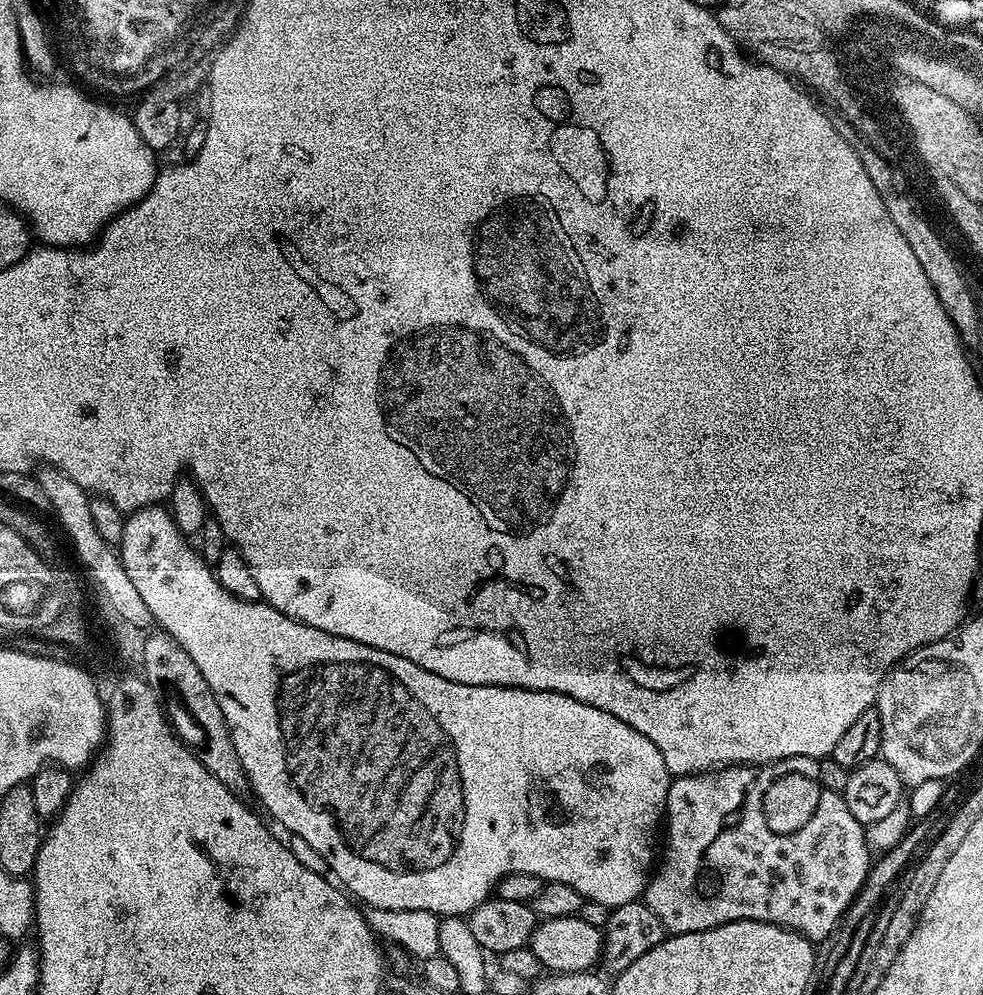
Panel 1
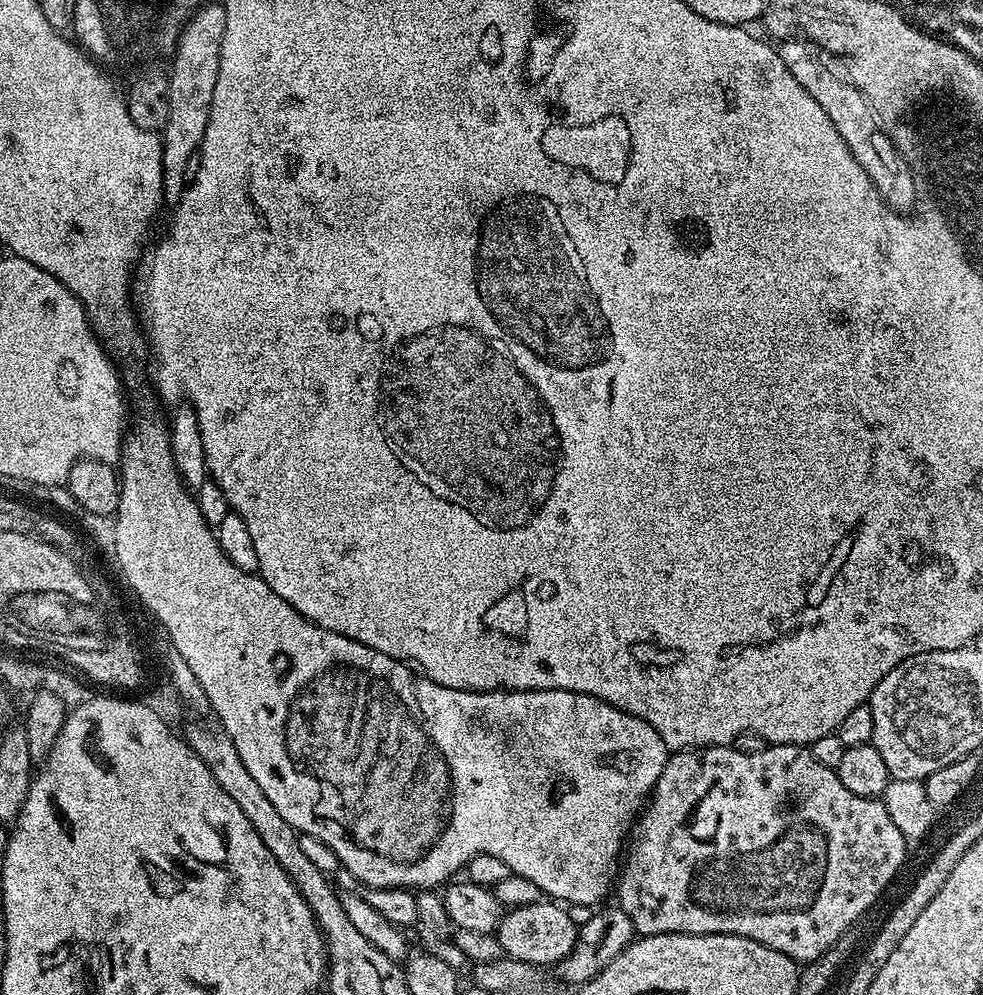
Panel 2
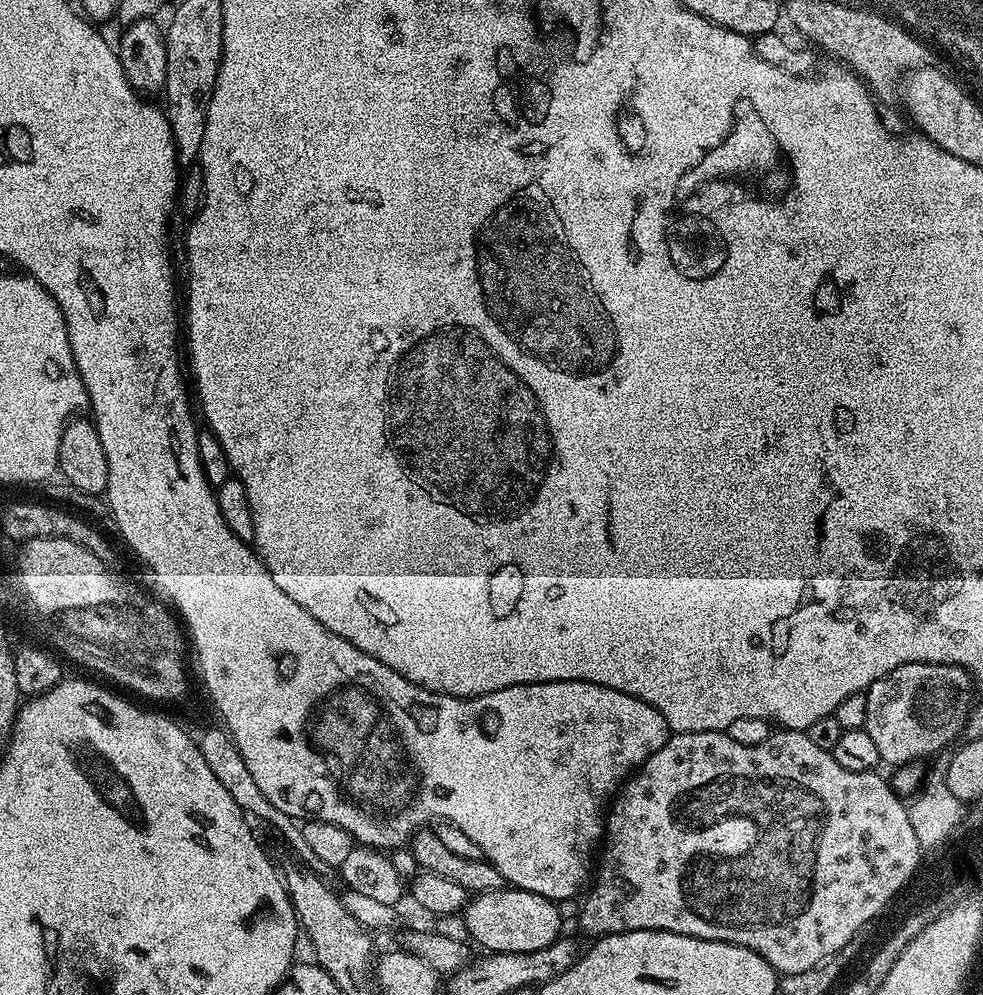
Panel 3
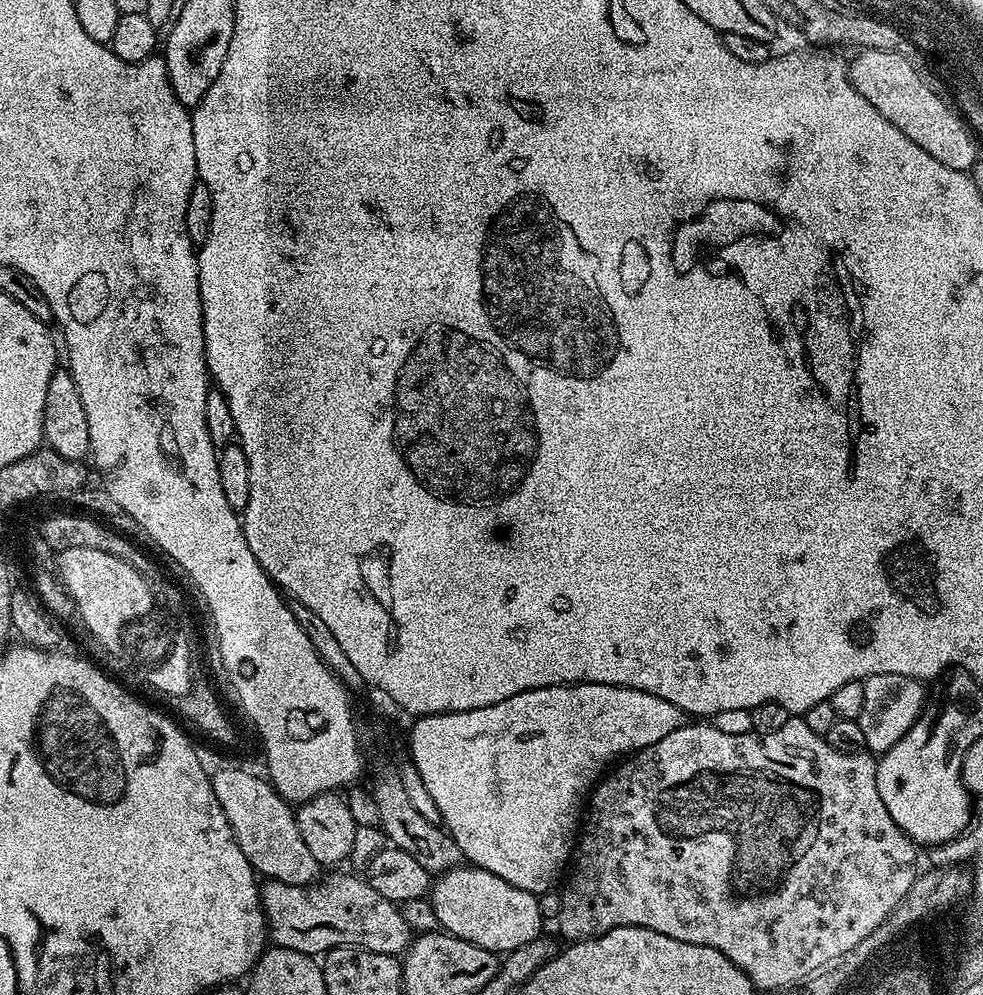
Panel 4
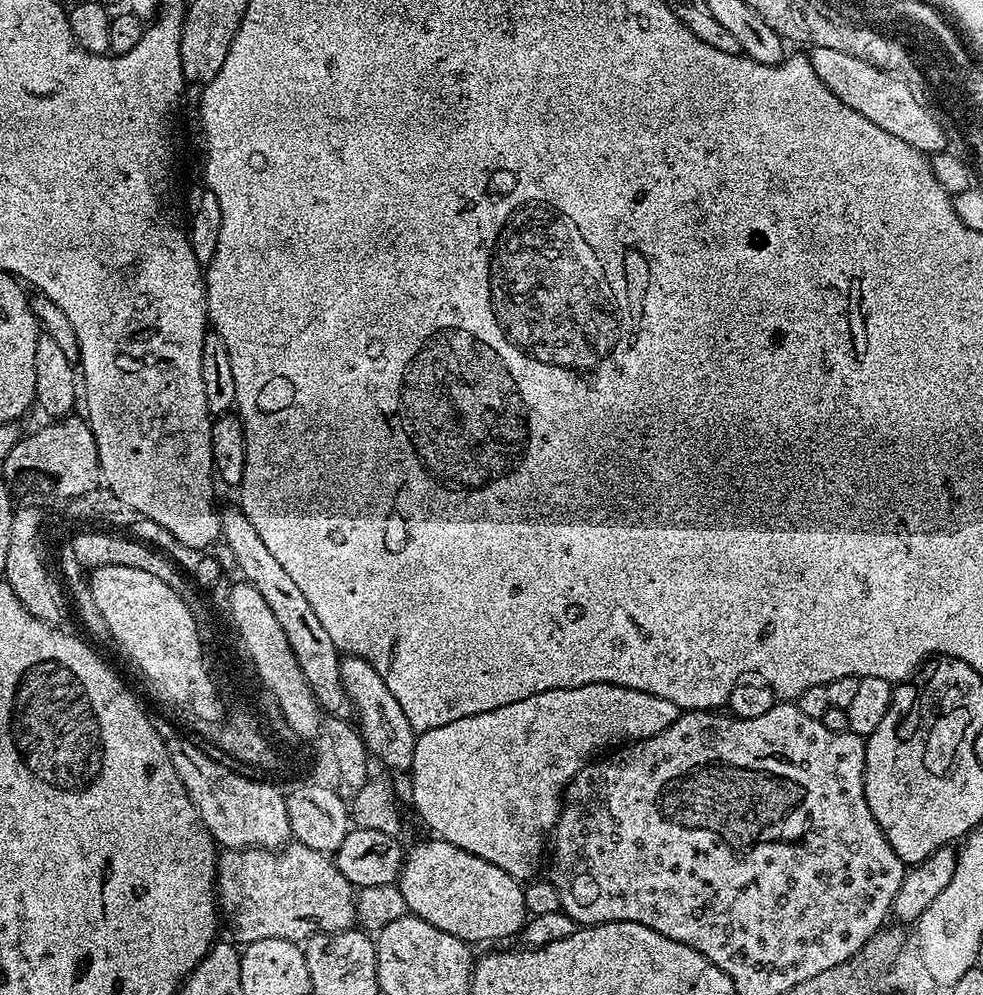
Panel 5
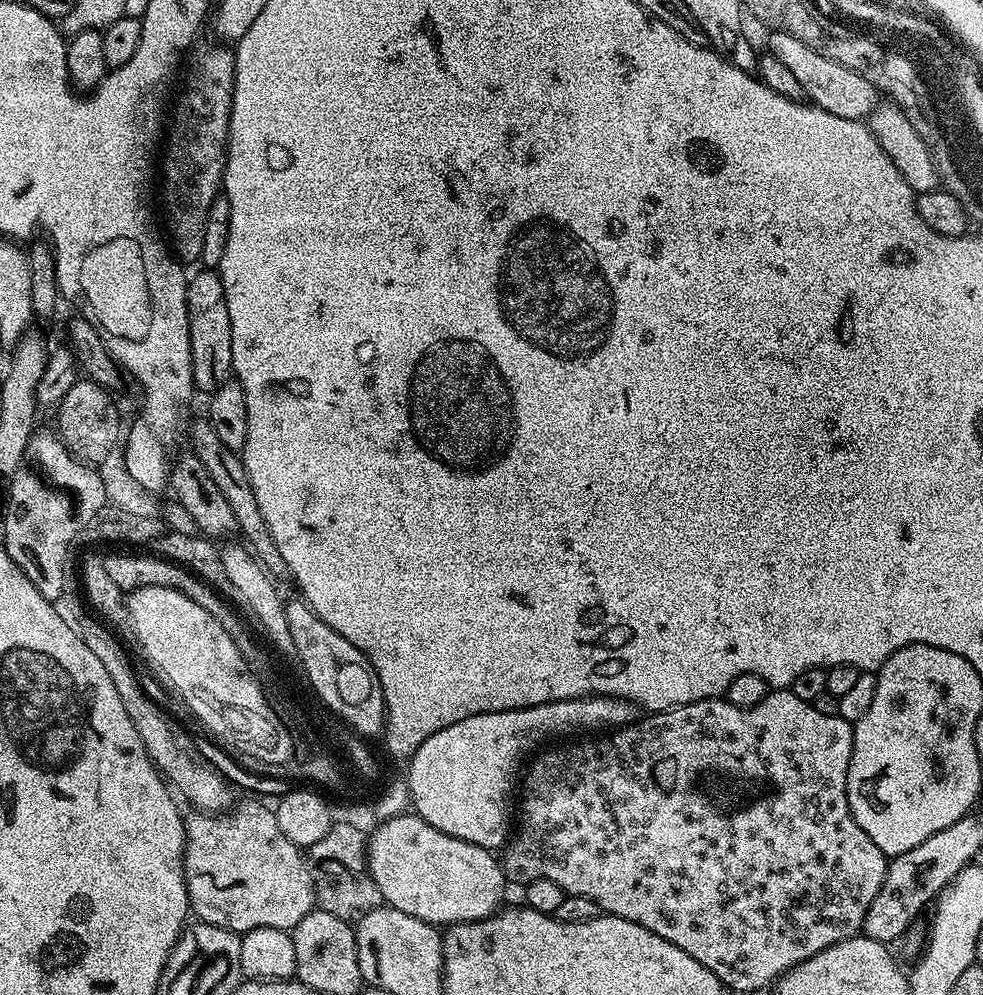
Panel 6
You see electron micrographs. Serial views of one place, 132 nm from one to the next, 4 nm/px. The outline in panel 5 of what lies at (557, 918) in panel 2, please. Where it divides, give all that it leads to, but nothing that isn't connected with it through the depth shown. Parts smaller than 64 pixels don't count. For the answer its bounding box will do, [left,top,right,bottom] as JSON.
[398,838,528,946]

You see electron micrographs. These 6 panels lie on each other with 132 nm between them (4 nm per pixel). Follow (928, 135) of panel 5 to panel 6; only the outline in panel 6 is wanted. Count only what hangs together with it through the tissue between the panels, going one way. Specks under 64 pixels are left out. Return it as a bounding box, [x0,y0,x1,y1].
[767,32,877,121]

